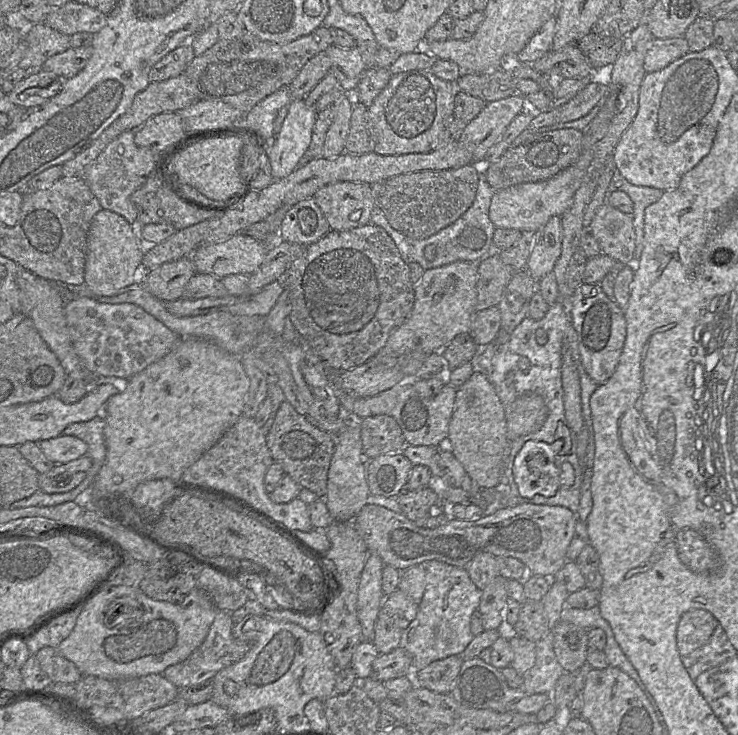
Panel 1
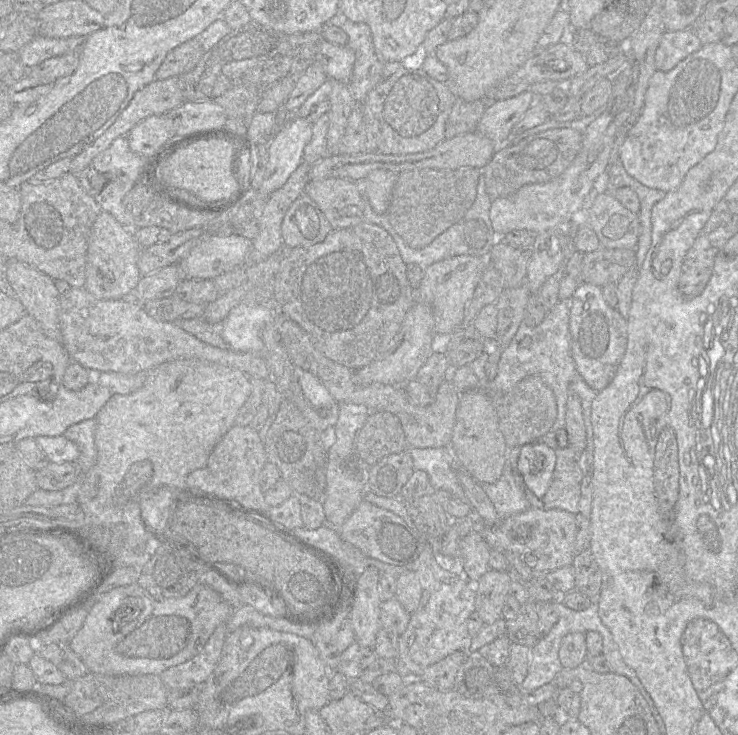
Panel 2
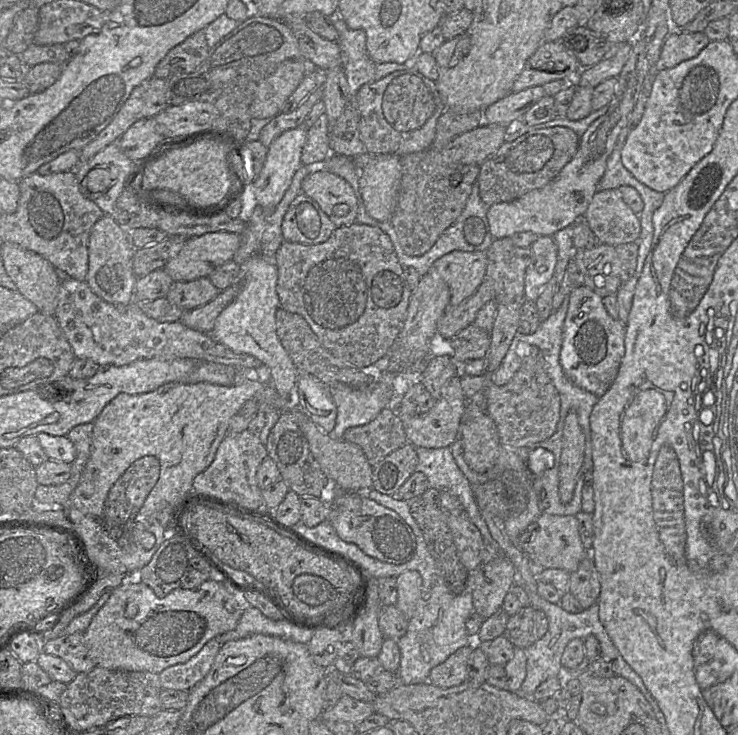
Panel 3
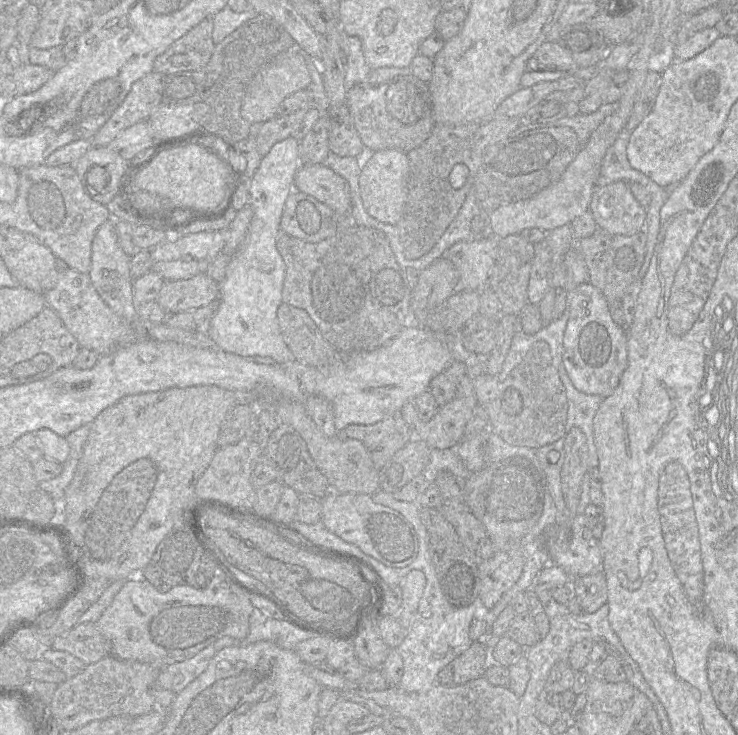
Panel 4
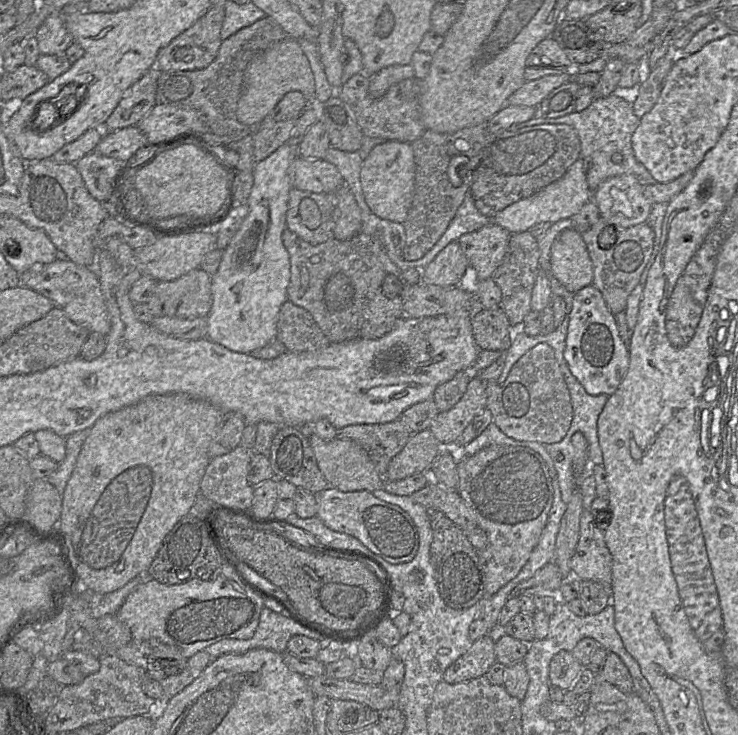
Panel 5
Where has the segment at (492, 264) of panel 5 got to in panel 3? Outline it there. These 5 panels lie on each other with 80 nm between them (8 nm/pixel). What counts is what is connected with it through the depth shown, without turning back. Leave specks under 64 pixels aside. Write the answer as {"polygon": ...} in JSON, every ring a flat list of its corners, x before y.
{"polygon":[[452,251,431,266,448,285,450,306,457,306,469,298,486,278,487,253]]}

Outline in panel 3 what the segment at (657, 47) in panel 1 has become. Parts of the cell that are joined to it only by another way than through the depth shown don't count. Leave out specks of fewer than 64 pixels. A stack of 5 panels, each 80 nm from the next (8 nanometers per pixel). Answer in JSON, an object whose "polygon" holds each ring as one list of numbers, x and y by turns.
{"polygon":[[673,29,662,46,657,70,672,68,682,61,697,56,709,42,704,32,683,32]]}

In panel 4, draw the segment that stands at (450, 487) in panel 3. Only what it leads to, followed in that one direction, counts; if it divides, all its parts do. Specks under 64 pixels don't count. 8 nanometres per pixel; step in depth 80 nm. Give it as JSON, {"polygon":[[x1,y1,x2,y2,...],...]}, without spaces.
{"polygon":[[431,449,430,450,430,457,429,457,429,462,425,469,422,472,422,475,425,477,425,479,429,483,435,483,435,480,437,478,437,475,441,471,448,471,456,479,458,479,460,482,462,482,462,492,463,492,463,482,467,478,469,472,467,468,465,467,464,463,456,453,456,449]]}

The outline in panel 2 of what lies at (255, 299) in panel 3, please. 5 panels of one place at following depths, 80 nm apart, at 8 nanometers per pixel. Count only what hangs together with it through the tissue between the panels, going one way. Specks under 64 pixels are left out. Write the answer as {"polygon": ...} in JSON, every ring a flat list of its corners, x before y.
{"polygon":[[241,302,222,321,221,336,235,352,263,354,262,331,274,319,274,303]]}

